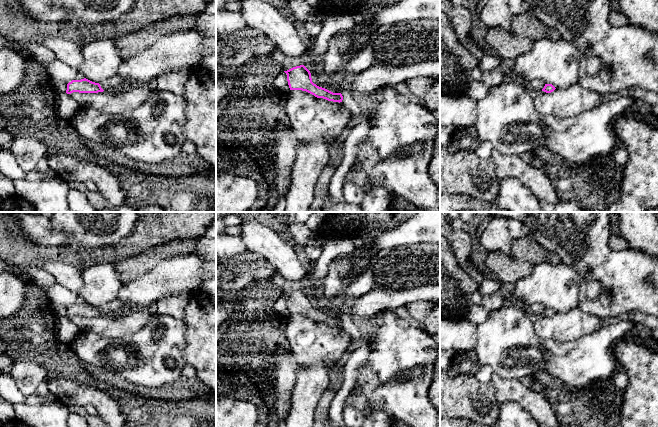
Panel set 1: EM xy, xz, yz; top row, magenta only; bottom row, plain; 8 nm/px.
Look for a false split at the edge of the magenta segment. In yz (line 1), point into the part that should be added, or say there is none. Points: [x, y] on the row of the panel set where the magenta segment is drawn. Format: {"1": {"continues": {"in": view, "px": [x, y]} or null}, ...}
{"1": {"continues": null}}

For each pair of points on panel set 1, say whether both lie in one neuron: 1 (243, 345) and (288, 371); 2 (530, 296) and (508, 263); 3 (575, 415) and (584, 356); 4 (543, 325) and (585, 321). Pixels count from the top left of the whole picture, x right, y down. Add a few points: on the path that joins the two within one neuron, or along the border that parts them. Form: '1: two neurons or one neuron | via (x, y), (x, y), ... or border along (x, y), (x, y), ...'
1: two neurons | border along (290, 349), (278, 348), (268, 368)
2: two neurons | border along (534, 265), (531, 272), (515, 284)
3: two neurons | border along (601, 380), (596, 380), (580, 388), (567, 388)
4: one neuron | via (553, 325), (572, 325), (575, 323)

